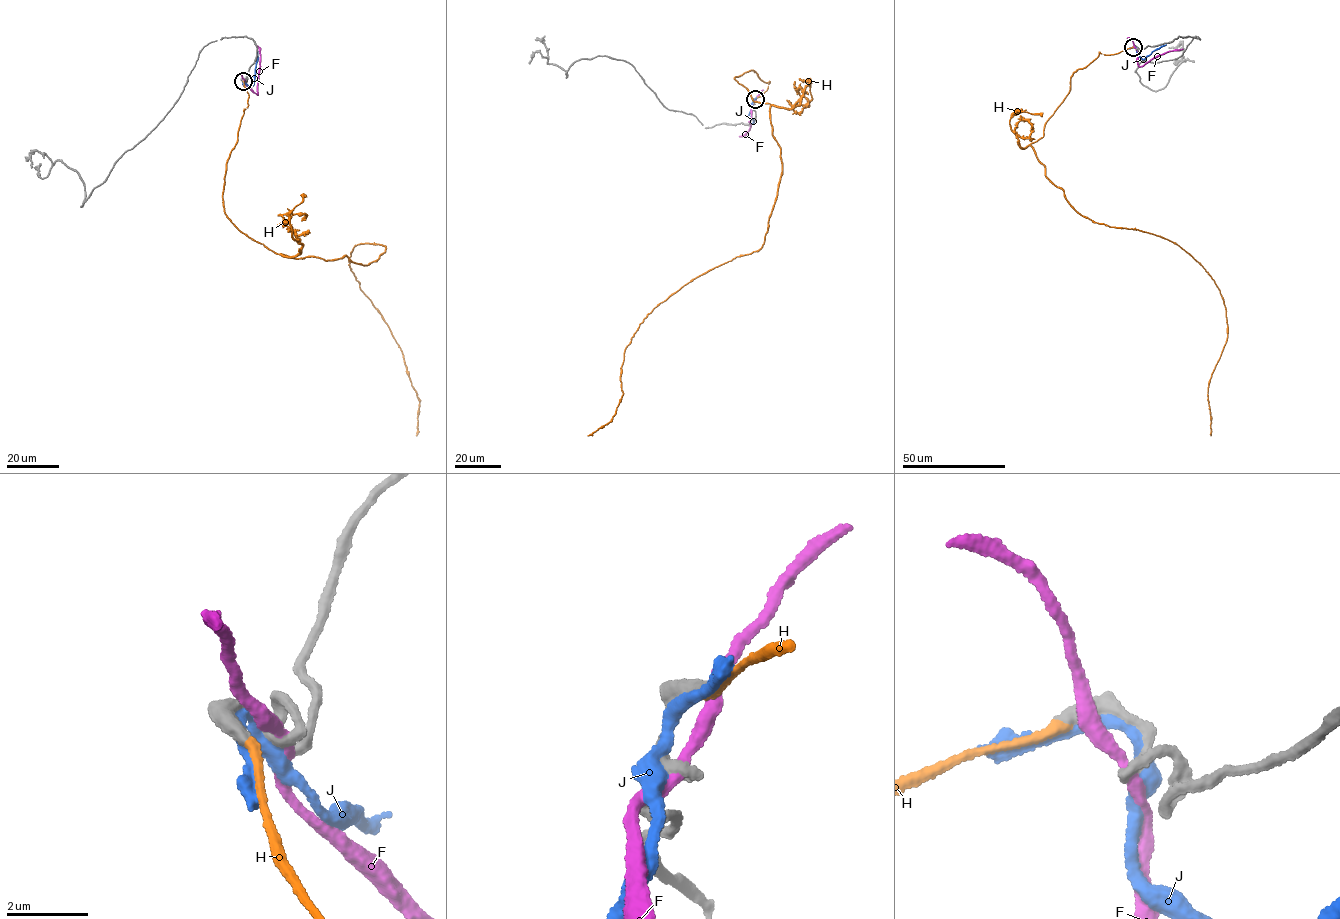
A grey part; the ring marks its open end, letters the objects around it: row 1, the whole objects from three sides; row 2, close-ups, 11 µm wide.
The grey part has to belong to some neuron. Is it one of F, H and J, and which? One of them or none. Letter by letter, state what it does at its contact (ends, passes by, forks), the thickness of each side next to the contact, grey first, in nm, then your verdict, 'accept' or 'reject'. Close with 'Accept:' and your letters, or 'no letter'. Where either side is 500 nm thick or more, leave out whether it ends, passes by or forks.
F: it passes by | 240/280 nm | reject
H: it ends | 400/240 nm | accept
J: it passes by | 360/300 nm | reject
Accept: H

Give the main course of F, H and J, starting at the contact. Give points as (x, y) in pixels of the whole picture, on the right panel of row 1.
F: (1136, 49), (1140, 66), (1168, 52), (1182, 49)
H: (1133, 47), (1073, 73), (1030, 144), (1080, 215), (1166, 238), (1213, 279), (1227, 335), (1208, 389), (1211, 436)
J: (1135, 46), (1137, 54), (1143, 59), (1166, 45)

